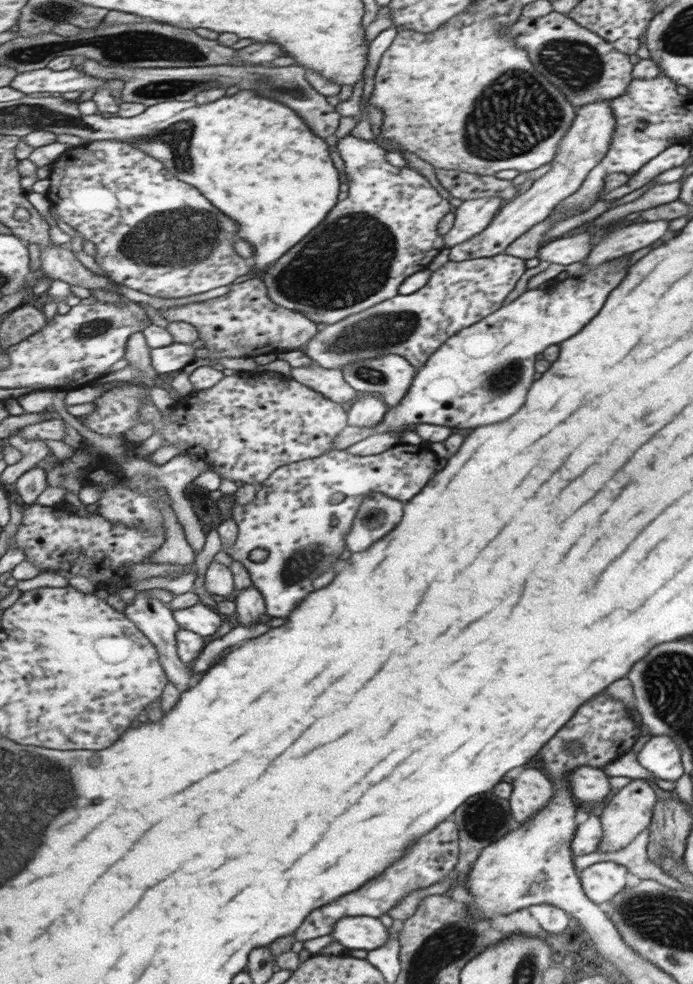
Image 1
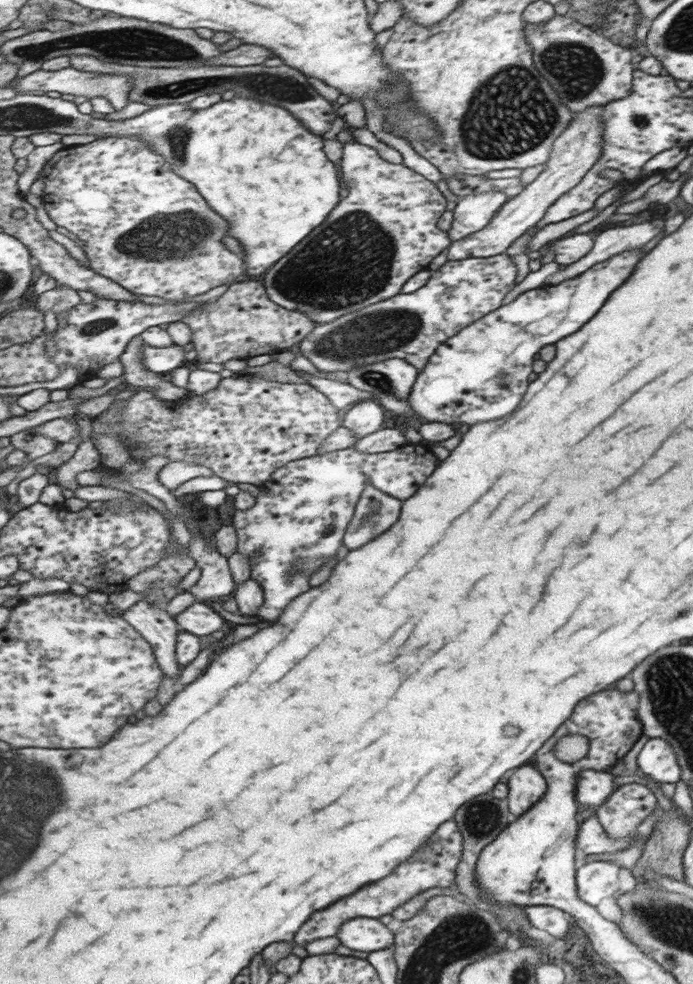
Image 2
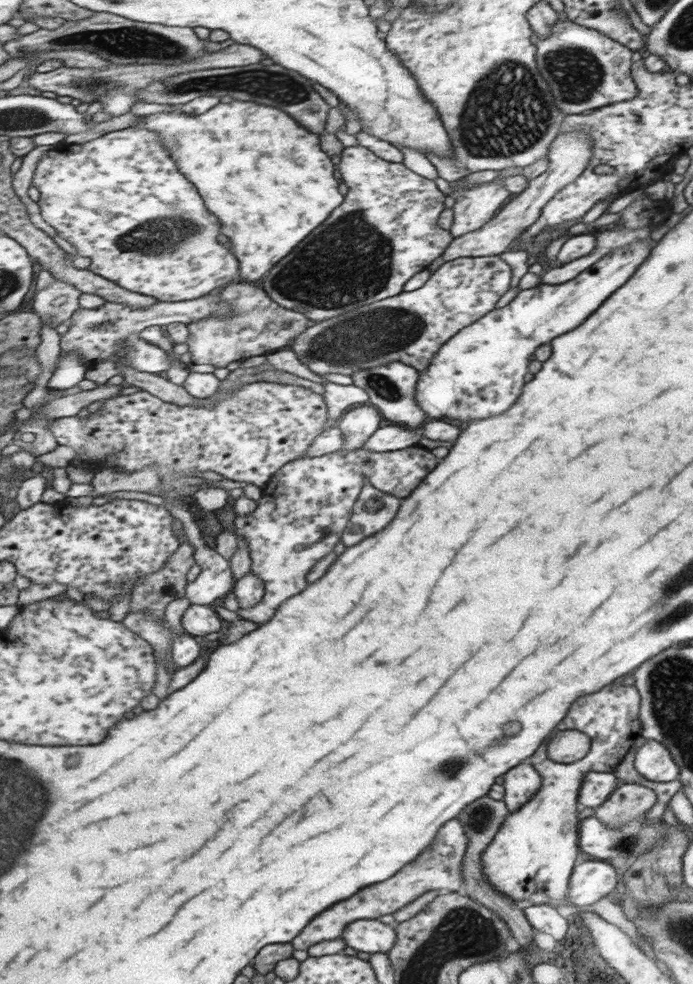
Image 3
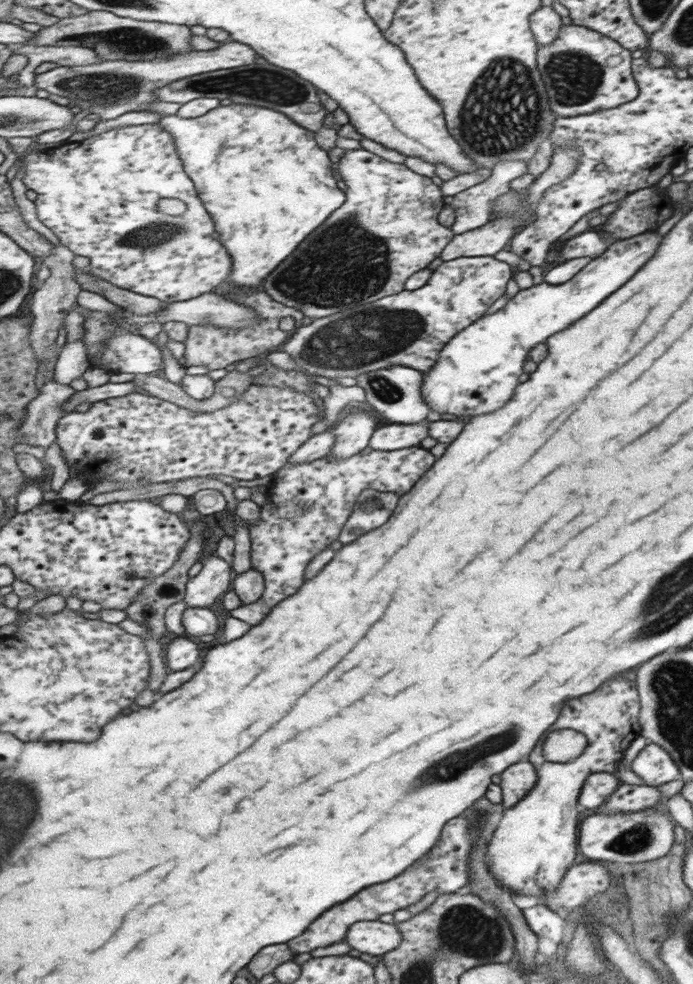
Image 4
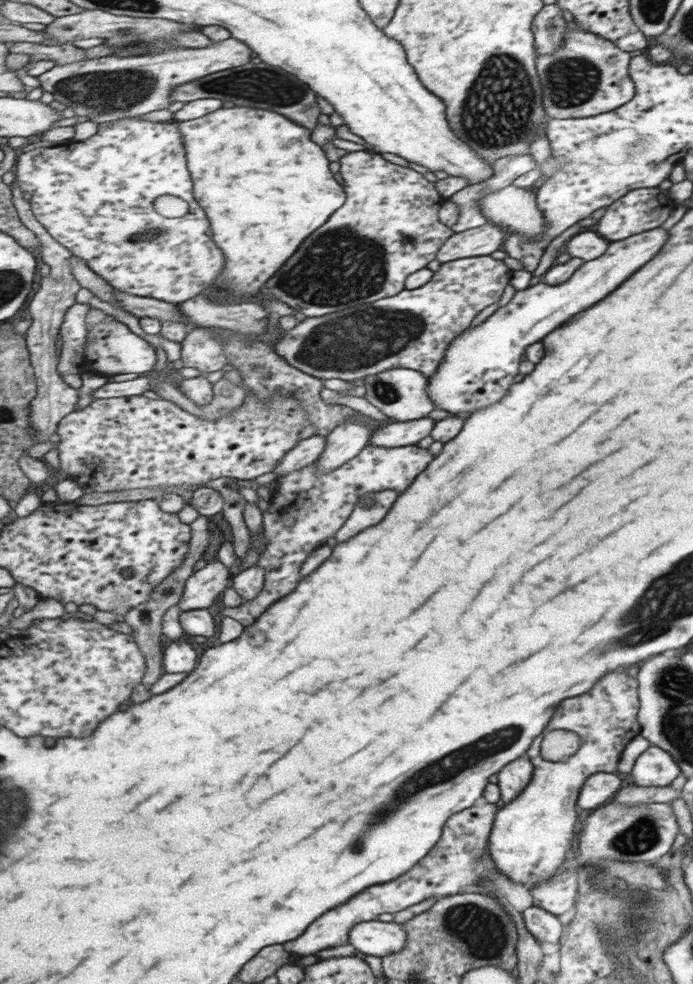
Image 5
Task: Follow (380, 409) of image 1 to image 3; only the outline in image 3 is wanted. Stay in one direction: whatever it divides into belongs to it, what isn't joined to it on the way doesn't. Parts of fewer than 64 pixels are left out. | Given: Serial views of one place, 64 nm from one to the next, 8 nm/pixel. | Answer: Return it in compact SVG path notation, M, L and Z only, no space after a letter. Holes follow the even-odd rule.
M367 402L345 412L339 423L339 428L345 435L344 451L361 449L365 440L379 429L380 412Z

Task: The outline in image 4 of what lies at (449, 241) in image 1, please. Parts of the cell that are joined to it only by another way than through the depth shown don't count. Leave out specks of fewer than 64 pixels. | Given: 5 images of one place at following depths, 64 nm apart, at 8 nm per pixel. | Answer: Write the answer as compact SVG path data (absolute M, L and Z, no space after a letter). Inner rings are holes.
M502 160L491 168L487 180L454 194L450 203L453 209L454 218L453 224L451 224L449 230L451 230L454 235L457 235L483 226L483 224L489 221L492 218L491 214L494 200L500 194L505 194L510 190L508 184L511 180L526 172L526 163L527 162L524 162L524 160Z

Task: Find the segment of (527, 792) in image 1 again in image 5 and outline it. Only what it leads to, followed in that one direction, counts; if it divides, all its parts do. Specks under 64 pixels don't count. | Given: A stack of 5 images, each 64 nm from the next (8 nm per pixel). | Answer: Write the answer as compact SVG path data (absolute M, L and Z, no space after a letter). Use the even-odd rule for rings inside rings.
M527 757L516 758L497 773L495 783L498 786L501 802L507 804L527 786L532 775L532 764Z

